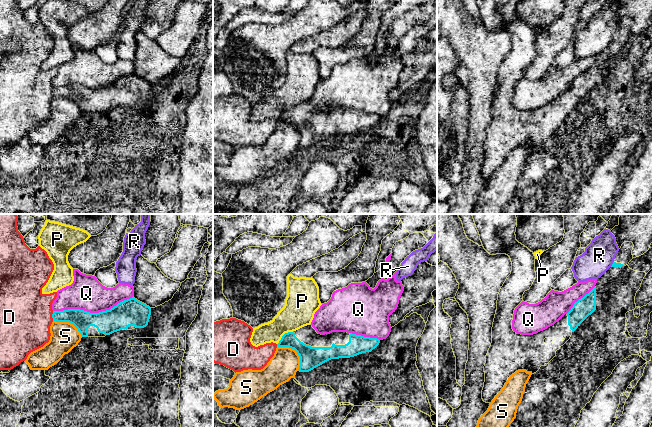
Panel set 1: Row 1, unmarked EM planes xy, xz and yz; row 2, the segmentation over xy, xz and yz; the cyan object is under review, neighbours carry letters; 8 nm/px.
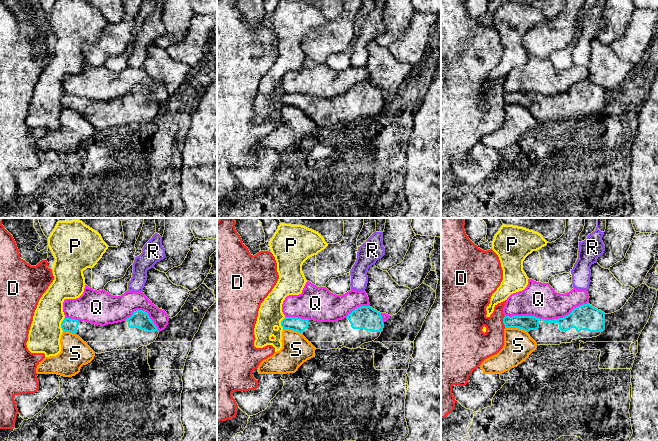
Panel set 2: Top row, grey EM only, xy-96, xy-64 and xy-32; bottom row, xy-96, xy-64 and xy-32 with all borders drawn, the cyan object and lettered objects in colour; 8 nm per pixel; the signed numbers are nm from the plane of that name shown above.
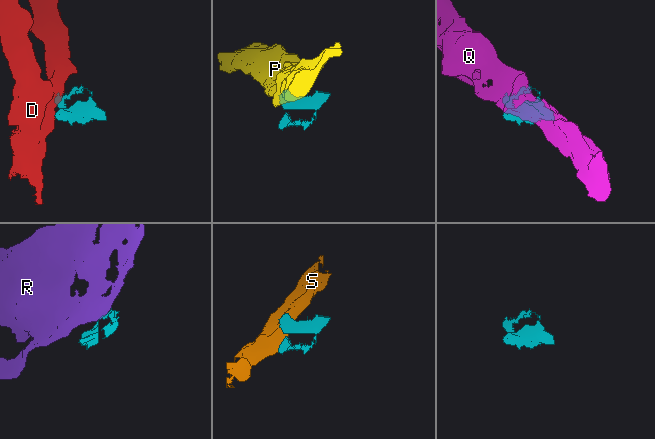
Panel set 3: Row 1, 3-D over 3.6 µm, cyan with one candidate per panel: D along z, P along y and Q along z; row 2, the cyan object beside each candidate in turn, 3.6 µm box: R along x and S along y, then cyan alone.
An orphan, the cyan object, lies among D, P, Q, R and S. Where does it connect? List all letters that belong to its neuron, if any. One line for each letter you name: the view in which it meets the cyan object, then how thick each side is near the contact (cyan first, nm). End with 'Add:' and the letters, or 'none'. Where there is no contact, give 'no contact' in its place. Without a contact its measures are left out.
Add: none

